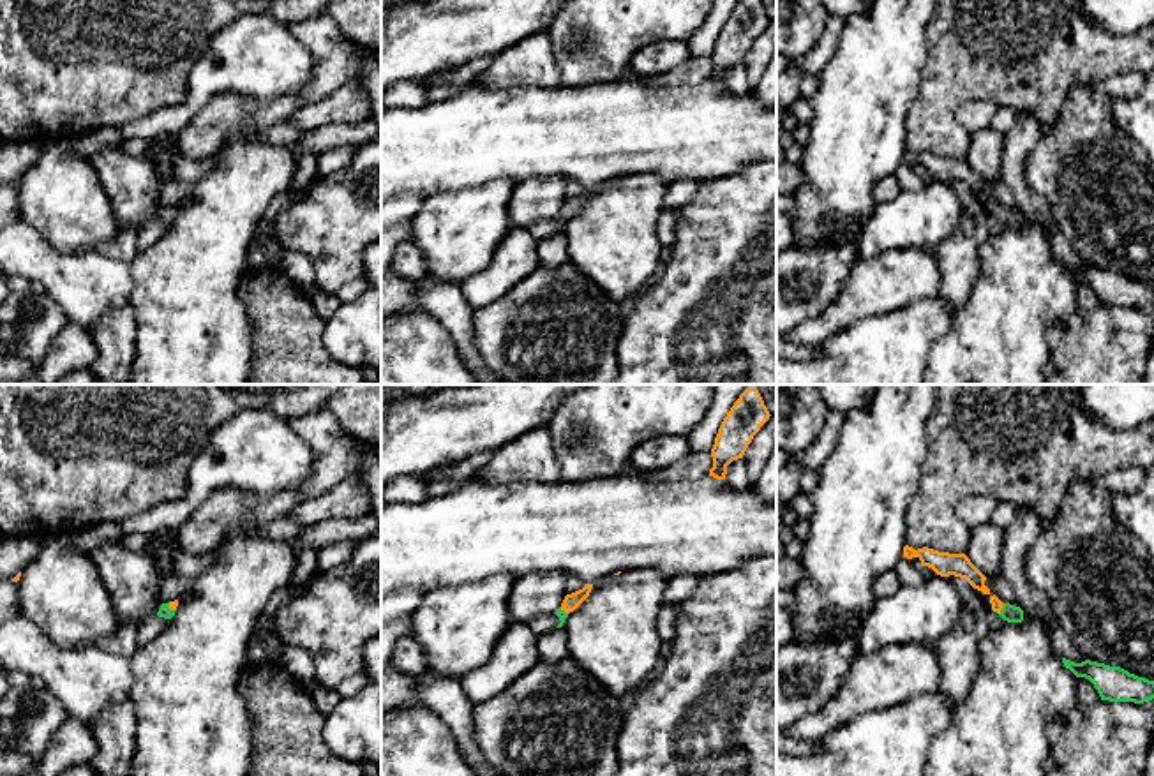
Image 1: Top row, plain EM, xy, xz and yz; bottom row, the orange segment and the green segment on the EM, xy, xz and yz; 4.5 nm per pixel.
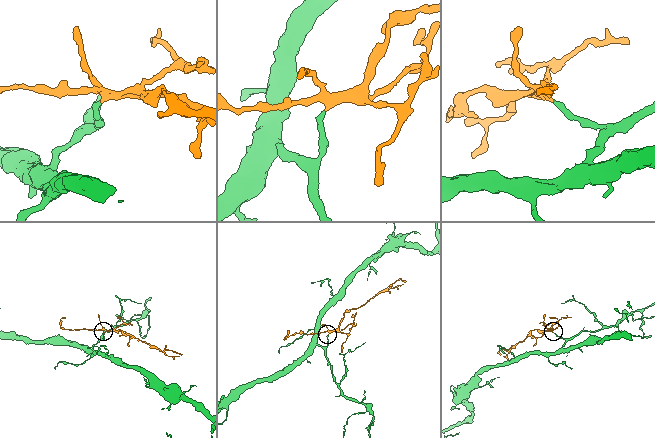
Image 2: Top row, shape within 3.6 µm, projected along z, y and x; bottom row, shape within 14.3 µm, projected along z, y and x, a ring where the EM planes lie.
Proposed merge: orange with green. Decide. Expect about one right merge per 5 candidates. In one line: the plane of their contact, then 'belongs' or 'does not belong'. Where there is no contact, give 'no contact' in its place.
meets orange in yz; belongs

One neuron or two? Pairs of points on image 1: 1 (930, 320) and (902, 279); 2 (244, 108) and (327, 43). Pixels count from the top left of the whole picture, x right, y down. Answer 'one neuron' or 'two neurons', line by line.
1: two neurons
2: one neuron

